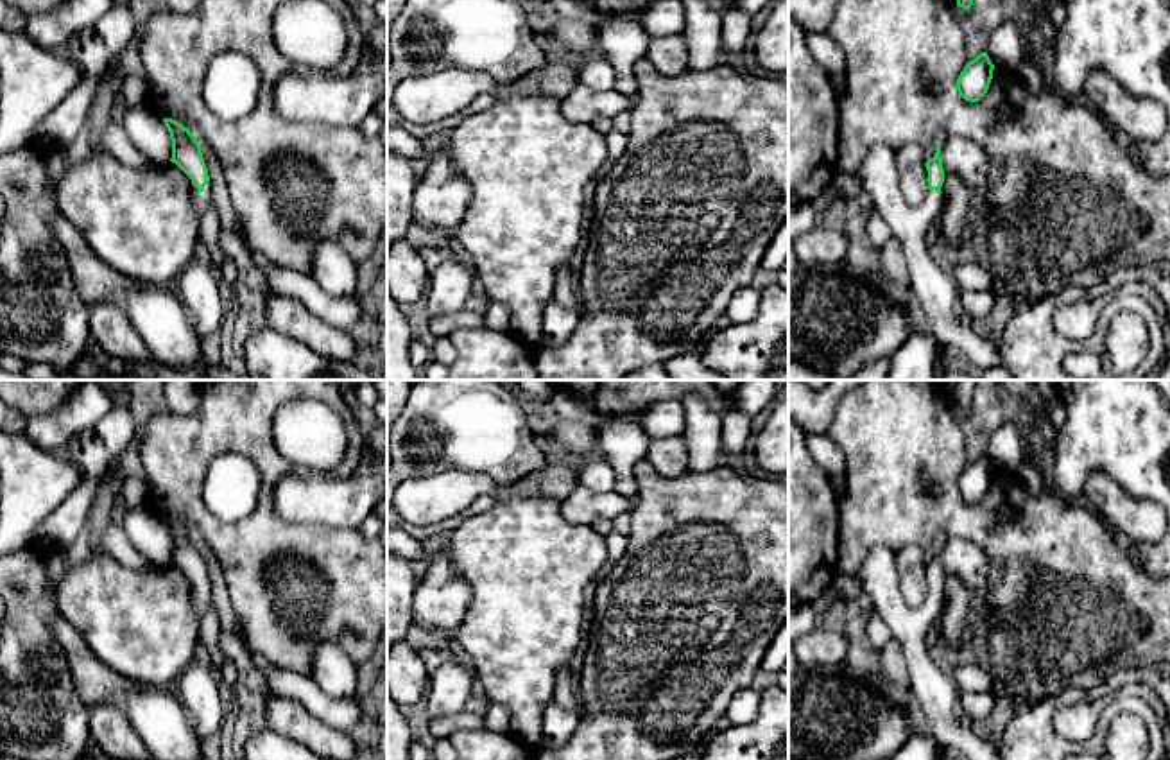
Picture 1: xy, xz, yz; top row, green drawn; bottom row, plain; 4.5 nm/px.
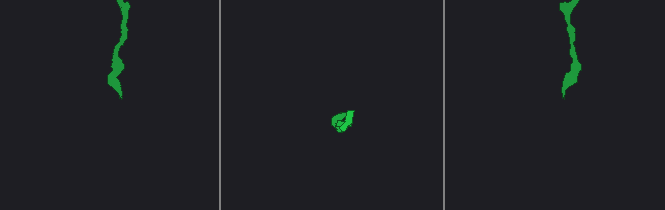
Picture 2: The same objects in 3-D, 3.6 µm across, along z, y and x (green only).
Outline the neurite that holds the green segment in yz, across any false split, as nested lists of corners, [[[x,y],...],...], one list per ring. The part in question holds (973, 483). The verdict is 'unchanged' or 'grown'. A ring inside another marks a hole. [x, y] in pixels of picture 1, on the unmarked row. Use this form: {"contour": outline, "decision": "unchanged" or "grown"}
{"contour": [[[987,453],[969,462],[957,480],[957,493],[968,504],[978,504],[989,491],[994,466]]], "decision": "unchanged"}

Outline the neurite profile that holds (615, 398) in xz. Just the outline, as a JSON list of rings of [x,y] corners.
[[[552,380],[563,391],[591,402],[607,418],[649,410],[654,403],[695,396],[722,412],[722,394],[710,380]]]

